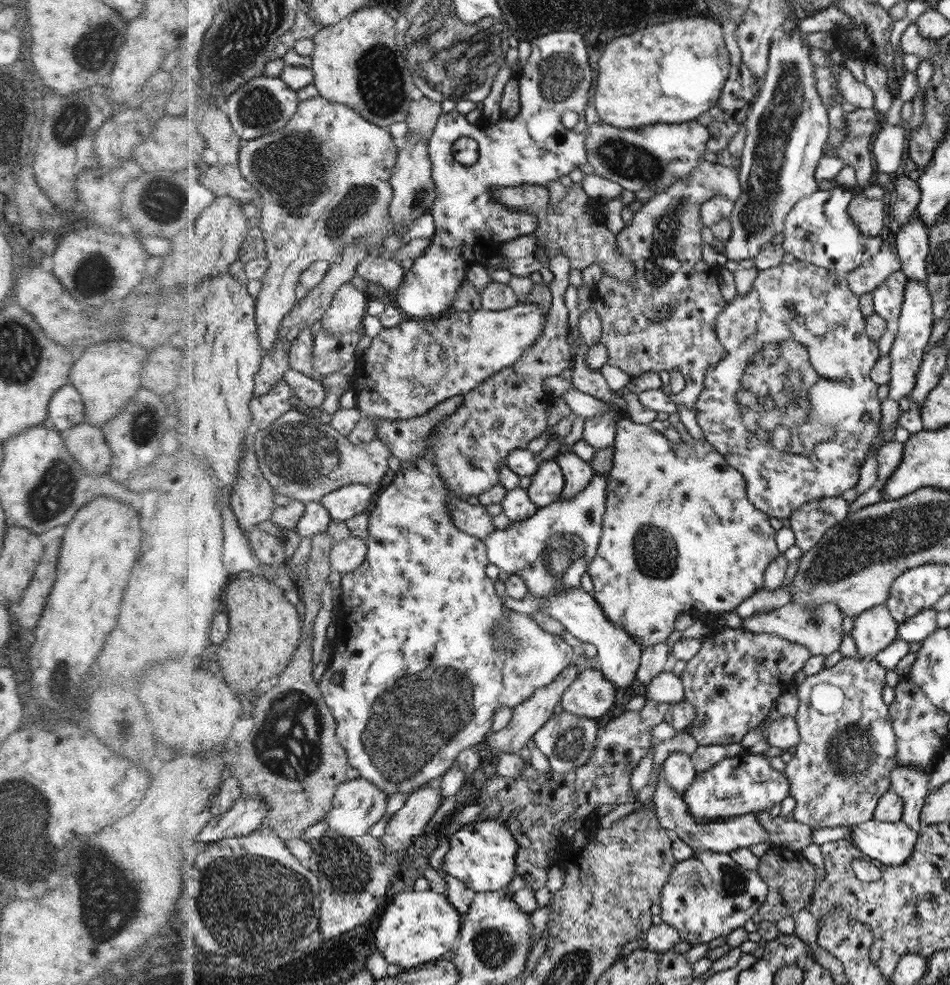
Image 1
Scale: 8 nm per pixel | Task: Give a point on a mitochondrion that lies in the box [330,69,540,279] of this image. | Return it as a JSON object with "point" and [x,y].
{"point":[420,194]}

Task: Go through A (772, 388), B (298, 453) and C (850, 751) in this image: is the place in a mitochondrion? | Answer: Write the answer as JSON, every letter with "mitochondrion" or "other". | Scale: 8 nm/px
{"A":"mitochondrion","B":"mitochondrion","C":"mitochondrion"}

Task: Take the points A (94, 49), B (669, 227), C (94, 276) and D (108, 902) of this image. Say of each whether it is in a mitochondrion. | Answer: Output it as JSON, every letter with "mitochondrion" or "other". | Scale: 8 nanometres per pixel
{"A":"mitochondrion","B":"mitochondrion","C":"mitochondrion","D":"mitochondrion"}

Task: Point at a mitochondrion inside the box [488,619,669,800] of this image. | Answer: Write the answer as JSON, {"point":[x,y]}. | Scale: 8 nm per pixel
{"point":[570,744]}

